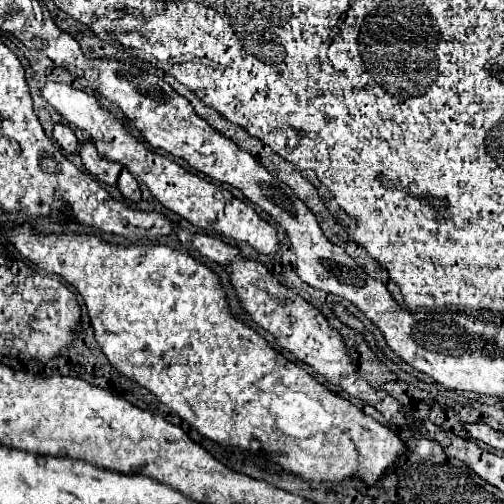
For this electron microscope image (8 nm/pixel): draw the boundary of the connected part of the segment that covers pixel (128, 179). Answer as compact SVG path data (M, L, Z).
M122 171L118 177L118 189L122 191L122 195L130 201L140 201L140 185L138 181L132 177L130 171Z

